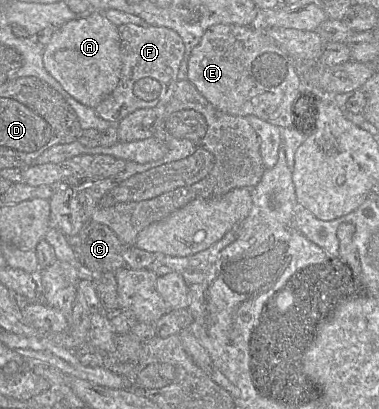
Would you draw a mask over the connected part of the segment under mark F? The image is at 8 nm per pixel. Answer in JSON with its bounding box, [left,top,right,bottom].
[94,24,185,123]

